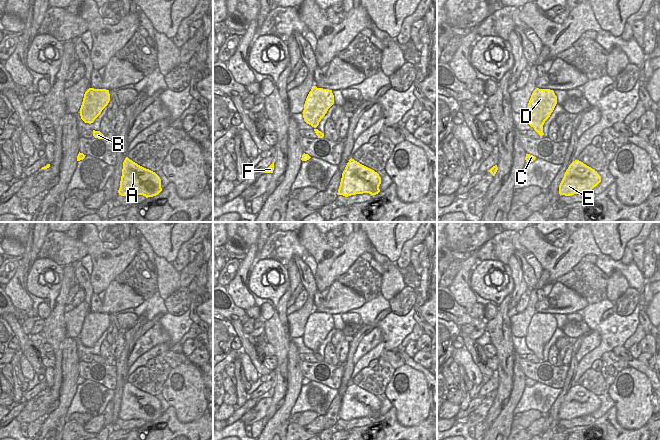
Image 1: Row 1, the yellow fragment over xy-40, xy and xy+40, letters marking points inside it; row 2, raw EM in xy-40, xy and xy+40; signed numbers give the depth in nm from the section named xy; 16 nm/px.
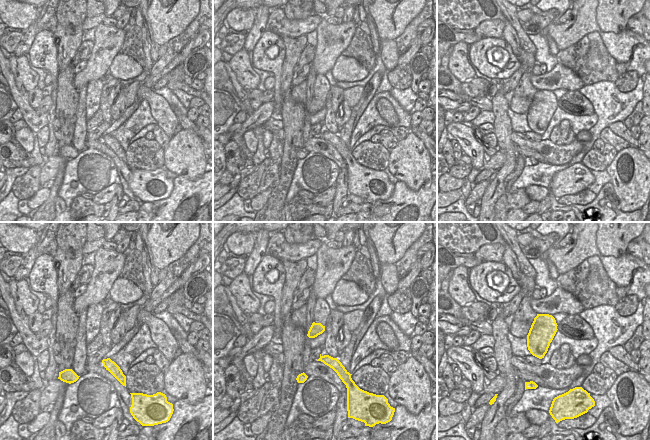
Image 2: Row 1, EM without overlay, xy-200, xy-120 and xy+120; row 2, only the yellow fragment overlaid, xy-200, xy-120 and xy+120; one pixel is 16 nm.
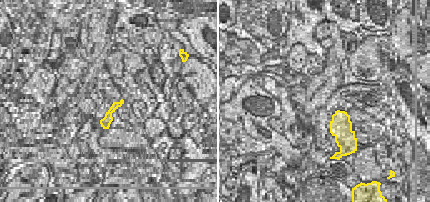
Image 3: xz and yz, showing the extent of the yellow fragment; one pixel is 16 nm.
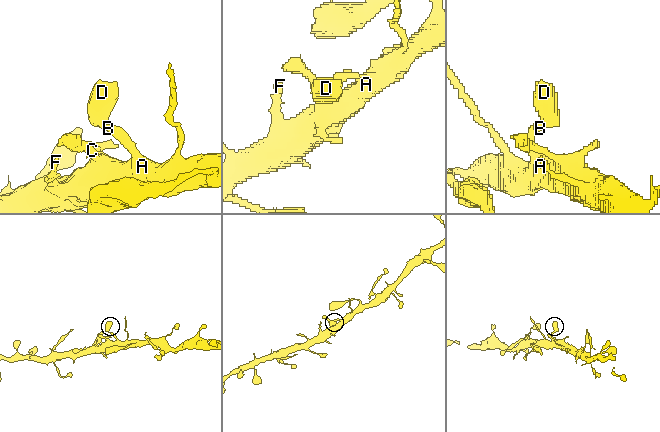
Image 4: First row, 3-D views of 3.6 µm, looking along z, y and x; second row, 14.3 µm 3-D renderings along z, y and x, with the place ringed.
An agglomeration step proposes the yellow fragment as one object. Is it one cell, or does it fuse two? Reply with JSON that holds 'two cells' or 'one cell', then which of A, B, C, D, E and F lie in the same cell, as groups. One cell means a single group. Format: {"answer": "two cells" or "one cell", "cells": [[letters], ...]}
{"answer": "one cell", "cells": [["A", "B", "C", "D", "E", "F"]]}

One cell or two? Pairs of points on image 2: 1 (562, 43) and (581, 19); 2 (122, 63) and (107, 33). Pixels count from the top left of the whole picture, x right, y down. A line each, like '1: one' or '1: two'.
1: one
2: two

